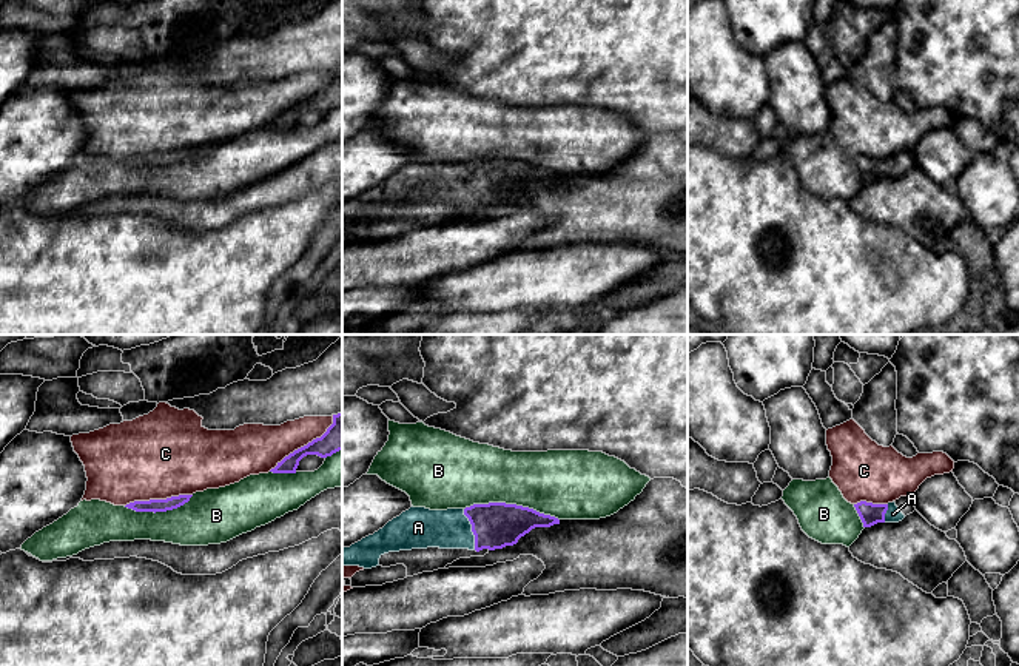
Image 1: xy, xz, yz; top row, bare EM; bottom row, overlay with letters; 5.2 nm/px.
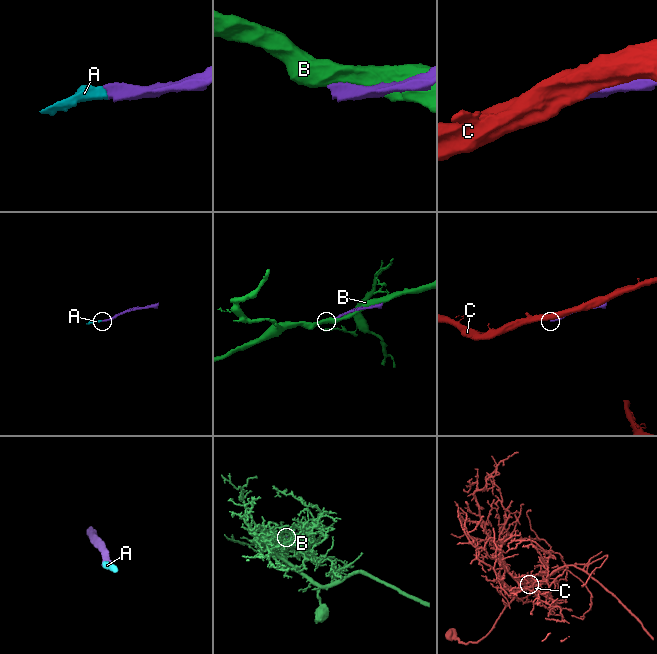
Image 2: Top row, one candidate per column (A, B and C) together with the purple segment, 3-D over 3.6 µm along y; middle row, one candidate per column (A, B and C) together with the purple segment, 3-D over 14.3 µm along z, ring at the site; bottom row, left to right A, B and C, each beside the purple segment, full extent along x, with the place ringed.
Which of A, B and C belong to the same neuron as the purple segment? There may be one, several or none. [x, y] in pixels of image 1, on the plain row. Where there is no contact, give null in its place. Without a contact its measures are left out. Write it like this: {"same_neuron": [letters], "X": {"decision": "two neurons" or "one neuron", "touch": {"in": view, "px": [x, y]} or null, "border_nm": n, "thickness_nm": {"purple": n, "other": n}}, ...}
{"same_neuron": ["A"], "A": {"decision": "one neuron", "touch": {"in": "xz", "px": [472, 184]}, "border_nm": 220, "thickness_nm": {"purple": 240, "other": 200}}, "B": {"decision": "two neurons", "touch": {"in": "xz", "px": [512, 159]}, "border_nm": 500, "thickness_nm": {"purple": 240, "other": 340}}, "C": {"decision": "two neurons", "touch": {"in": "xy", "px": [304, 100]}, "border_nm": 460, "thickness_nm": {"purple": 160, "other": 260}}}

